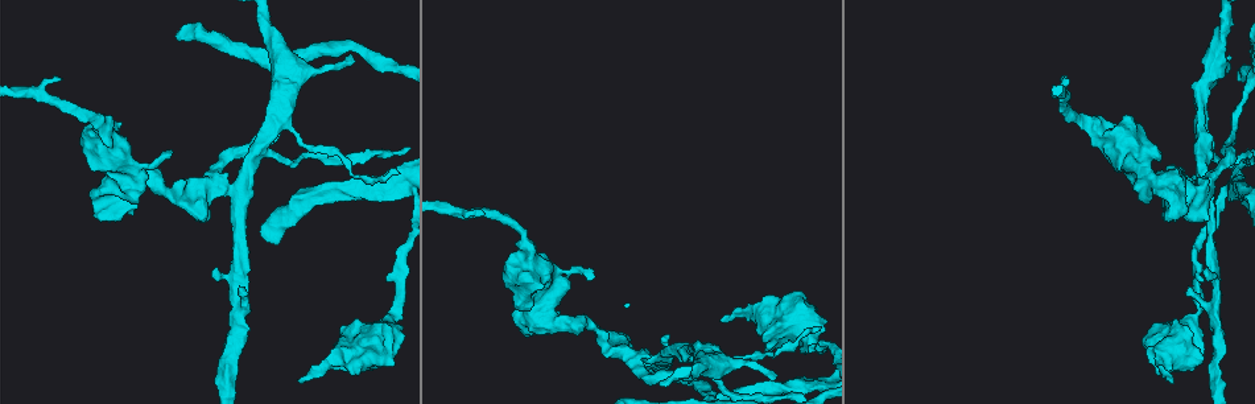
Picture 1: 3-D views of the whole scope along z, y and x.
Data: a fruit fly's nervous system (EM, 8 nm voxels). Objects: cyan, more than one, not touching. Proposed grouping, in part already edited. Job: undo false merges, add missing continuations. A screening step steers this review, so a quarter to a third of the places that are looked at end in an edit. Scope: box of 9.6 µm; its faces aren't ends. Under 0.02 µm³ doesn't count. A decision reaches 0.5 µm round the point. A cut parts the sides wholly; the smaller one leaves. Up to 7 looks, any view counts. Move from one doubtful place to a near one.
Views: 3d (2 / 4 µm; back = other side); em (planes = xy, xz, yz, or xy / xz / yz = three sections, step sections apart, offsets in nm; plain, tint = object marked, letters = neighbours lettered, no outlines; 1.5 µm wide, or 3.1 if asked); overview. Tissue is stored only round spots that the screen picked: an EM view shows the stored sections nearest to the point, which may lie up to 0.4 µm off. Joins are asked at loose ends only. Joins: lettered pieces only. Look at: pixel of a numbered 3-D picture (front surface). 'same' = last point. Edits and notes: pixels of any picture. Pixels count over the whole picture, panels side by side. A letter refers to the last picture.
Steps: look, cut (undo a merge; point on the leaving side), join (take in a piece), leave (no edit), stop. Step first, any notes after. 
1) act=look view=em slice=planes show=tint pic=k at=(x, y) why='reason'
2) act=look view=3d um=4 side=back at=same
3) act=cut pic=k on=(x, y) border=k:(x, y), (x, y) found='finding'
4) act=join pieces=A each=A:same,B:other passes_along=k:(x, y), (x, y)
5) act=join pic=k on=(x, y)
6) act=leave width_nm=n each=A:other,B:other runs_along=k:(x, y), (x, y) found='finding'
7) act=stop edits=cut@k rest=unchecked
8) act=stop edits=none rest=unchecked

act=look view=3d um=4 pic=1 at=(1188, 289) why='branch stops here'

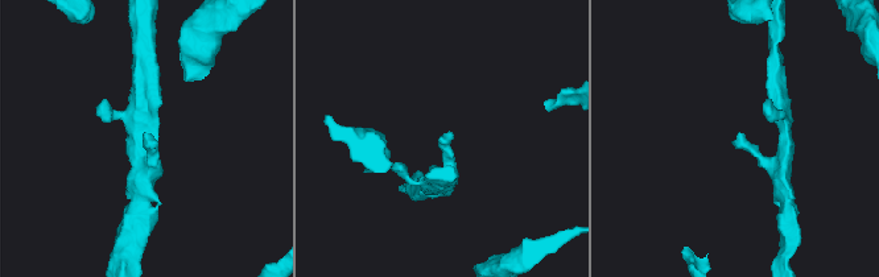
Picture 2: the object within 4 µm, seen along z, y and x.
act=look view=em slice=planes show=letters pic=2 at=(144, 134)

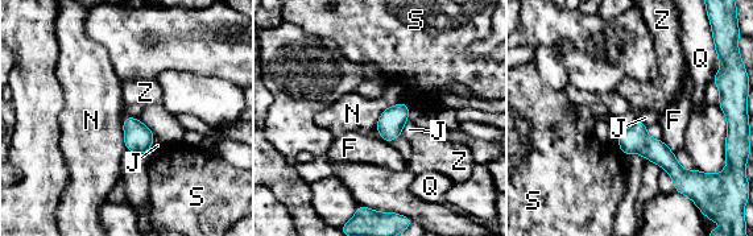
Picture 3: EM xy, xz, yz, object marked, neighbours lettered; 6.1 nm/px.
act=leave each=F:other,J:other,N:other,Q:other,S:other,Z:other border=3:(123, 118), (123, 141), (127, 149) found='none of them fits'

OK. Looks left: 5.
act=look view=3d um=2 pic=1 at=(722, 320) why='an open end'

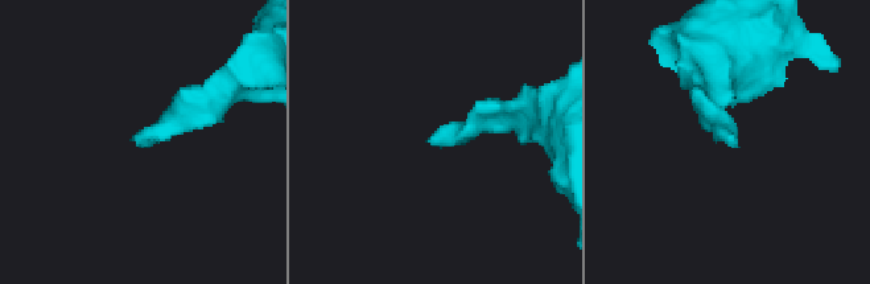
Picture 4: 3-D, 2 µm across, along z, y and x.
act=look view=em slice=planes show=tint pic=4 at=(436, 141)

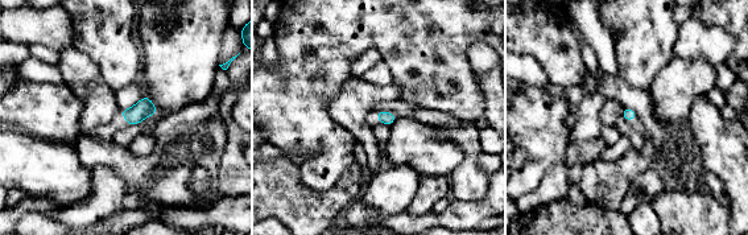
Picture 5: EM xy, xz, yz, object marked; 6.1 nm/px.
act=look view=em slice=planes show=letters at=same

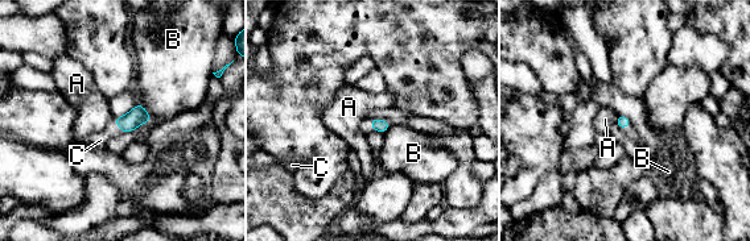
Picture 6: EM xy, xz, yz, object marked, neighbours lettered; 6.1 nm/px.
act=join pieces=C each=A:other,B:other,C:same passes_along=6:(136, 116), (118, 125), (101, 140) found='it goes on there'

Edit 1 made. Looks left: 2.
act=look view=3d um=4 pic=1 at=(1230, 57) why='branch stops here'

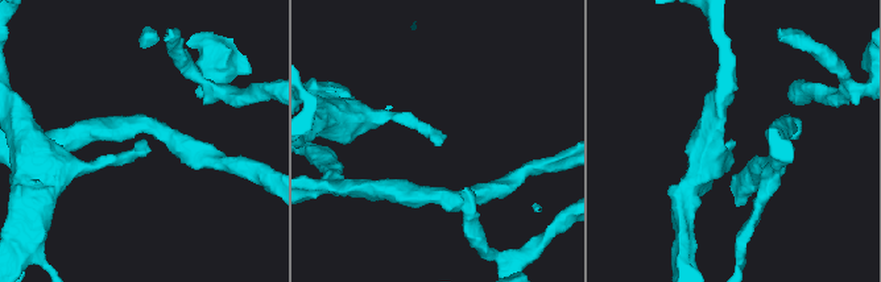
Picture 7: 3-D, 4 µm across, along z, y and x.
act=look view=em slice=planes show=letters pic=7 at=(438, 142) why='need the tissue'

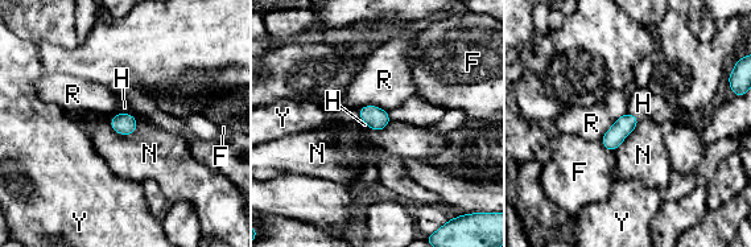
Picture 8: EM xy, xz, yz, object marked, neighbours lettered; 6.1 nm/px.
act=join pieces=H width_nm=110 each=F:other,H:same,N:other,R:other,Y:other found='it goes on there'

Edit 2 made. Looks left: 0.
act=stop edits=join@6,join@8 rest=unchecked

